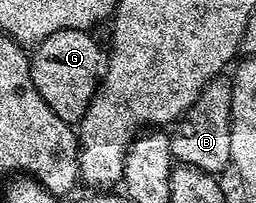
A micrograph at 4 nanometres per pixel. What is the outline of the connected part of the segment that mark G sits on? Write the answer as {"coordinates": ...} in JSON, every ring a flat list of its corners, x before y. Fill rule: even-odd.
{"coordinates":[[59,30,37,42,30,54,30,80,34,80,38,96,46,100,46,108,50,108,54,116,69,124,78,124,84,119,102,74,102,50,100,54,100,46,92,36,86,30]]}

